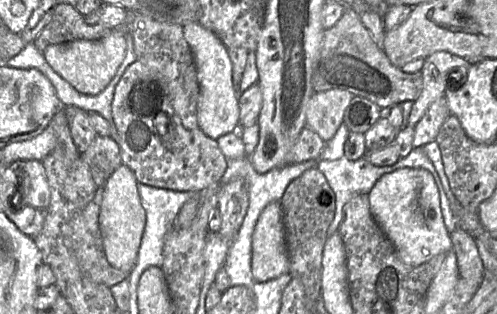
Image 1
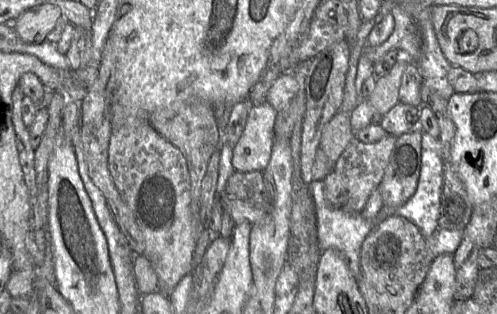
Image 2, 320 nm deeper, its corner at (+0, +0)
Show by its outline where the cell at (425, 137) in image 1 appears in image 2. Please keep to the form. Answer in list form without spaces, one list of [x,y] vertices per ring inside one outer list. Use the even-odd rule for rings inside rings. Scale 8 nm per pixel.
[[[421,130],[407,132],[396,139],[384,177],[378,186],[383,206],[378,220],[395,213],[415,193],[421,167]]]

